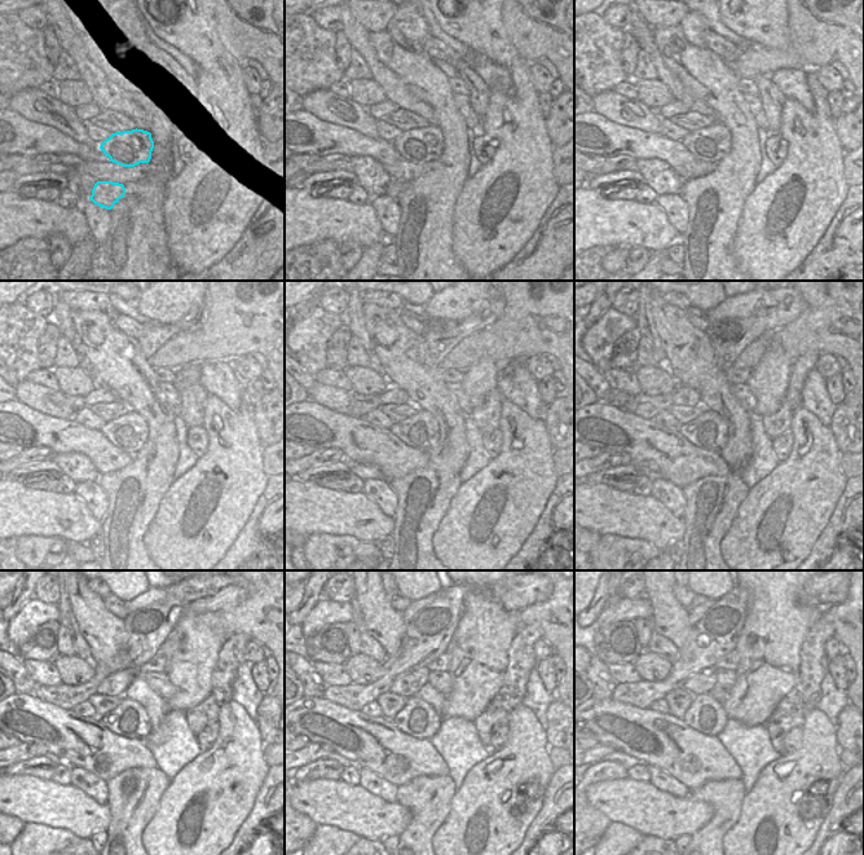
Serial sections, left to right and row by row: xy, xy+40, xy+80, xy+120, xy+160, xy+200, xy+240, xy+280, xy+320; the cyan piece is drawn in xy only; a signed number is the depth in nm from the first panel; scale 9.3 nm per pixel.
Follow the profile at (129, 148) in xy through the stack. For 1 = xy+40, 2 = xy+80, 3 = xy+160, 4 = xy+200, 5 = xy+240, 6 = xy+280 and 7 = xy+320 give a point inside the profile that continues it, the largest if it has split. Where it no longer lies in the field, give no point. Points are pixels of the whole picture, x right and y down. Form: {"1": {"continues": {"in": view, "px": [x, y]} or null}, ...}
{"1": {"continues": {"in": "xy+40", "px": [426, 144]}}, "2": {"continues": {"in": "xy+80", "px": [712, 144]}}, "3": {"continues": {"in": "xy+160", "px": [421, 431]}}, "4": {"continues": {"in": "xy+200", "px": [709, 431]}}, "5": {"continues": {"in": "xy+240", "px": [129, 719]}}, "6": {"continues": {"in": "xy+280", "px": [419, 719]}}, "7": {"continues": {"in": "xy+320", "px": [705, 714]}}}

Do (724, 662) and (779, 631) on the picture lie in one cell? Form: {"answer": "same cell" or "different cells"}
{"answer": "different cells"}

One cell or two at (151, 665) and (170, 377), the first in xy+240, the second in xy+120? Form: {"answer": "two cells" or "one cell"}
{"answer": "one cell"}

